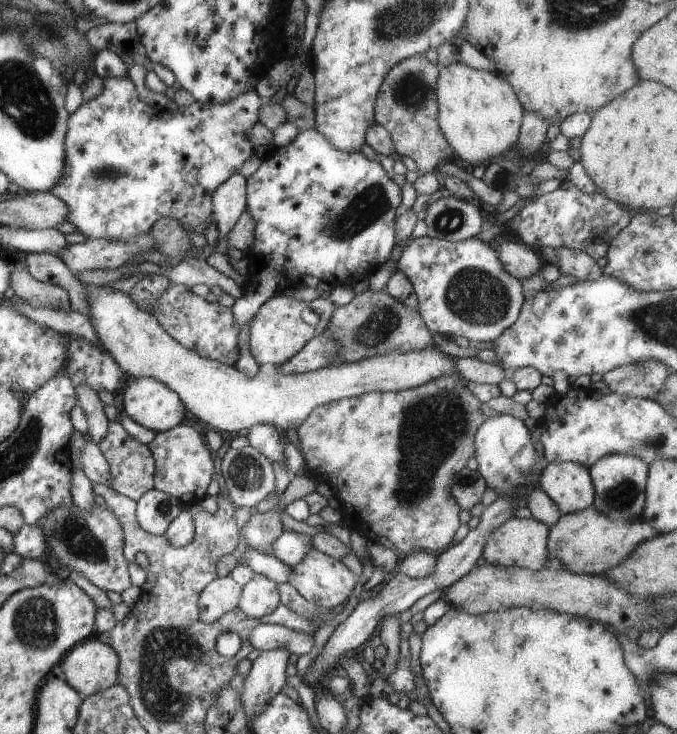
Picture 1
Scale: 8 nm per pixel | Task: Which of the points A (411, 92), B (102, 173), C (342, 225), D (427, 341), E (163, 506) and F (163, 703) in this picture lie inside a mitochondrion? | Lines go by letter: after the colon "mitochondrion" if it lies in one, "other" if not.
A: mitochondrion
B: mitochondrion
C: mitochondrion
D: other
E: mitochondrion
F: mitochondrion

